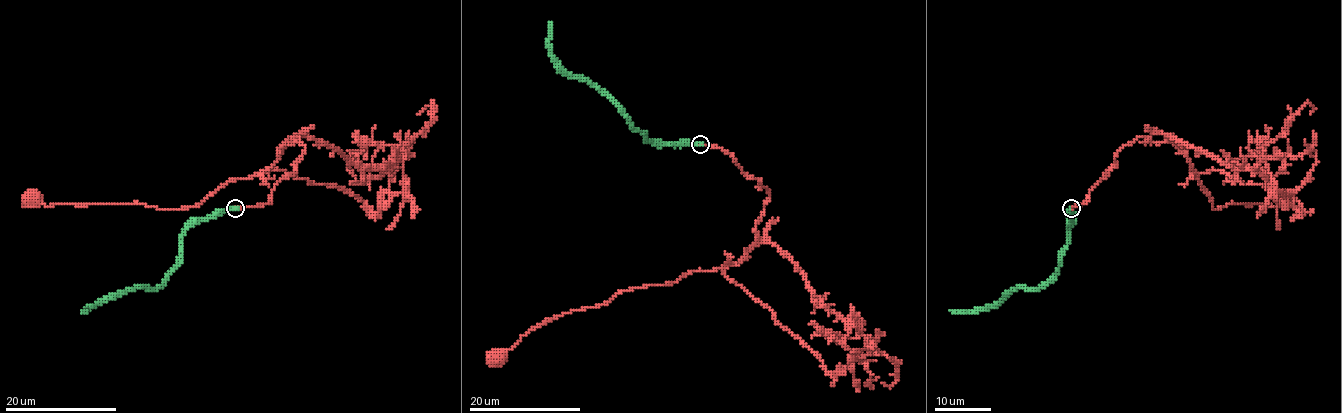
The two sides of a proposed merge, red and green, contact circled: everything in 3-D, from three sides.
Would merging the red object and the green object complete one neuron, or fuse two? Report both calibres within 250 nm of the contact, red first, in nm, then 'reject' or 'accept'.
160/440 nm | reject

